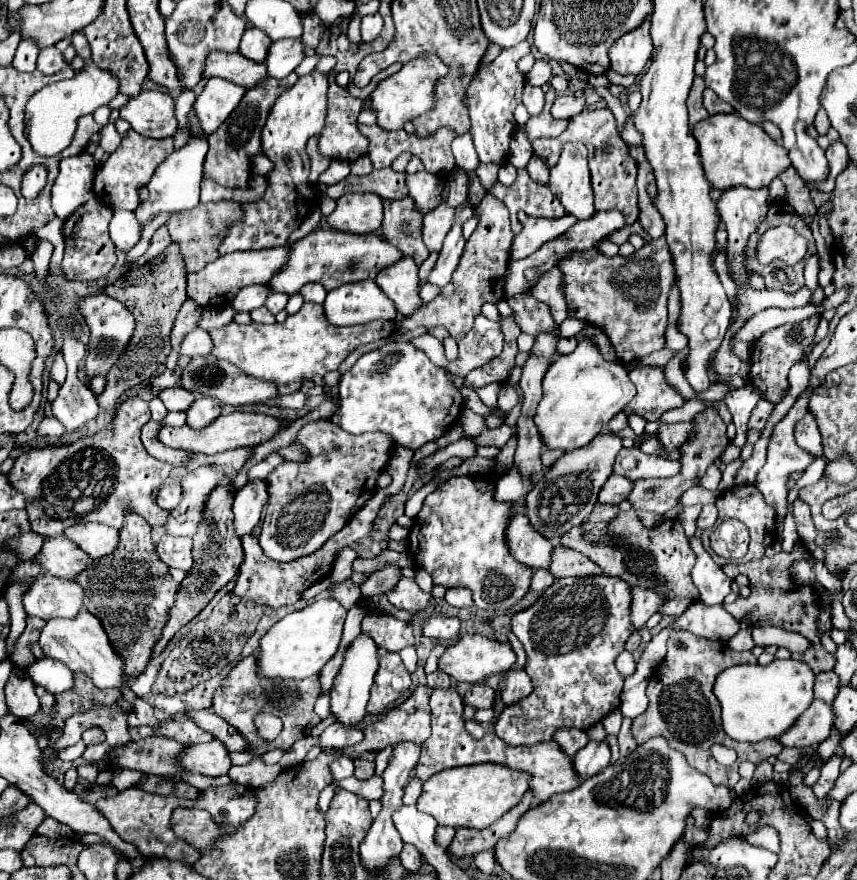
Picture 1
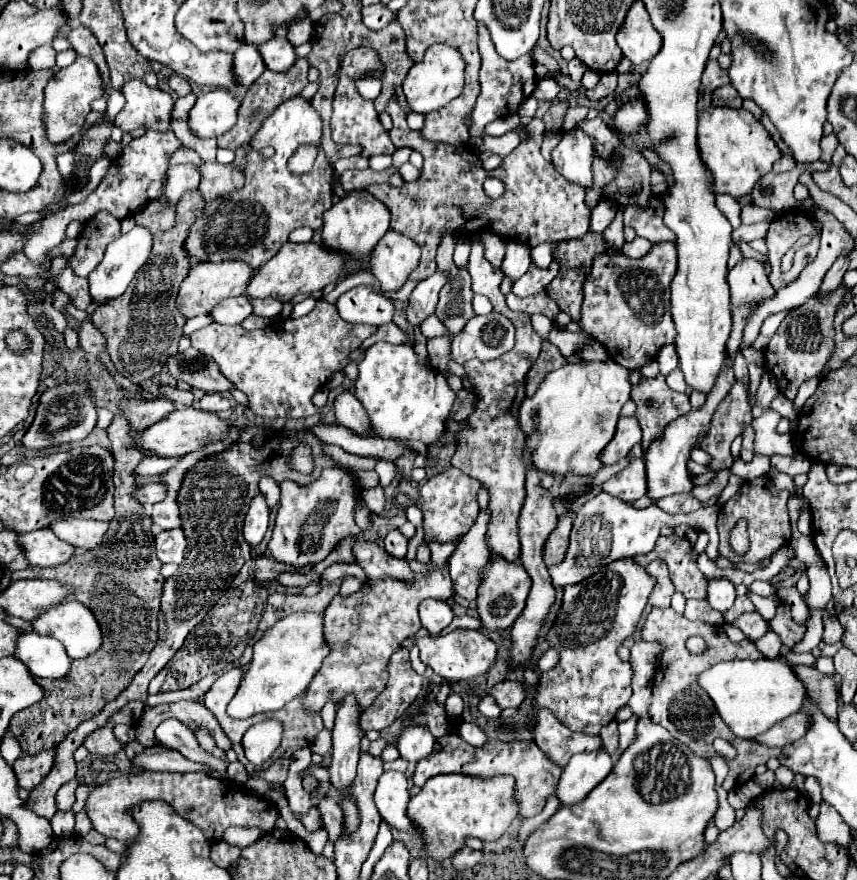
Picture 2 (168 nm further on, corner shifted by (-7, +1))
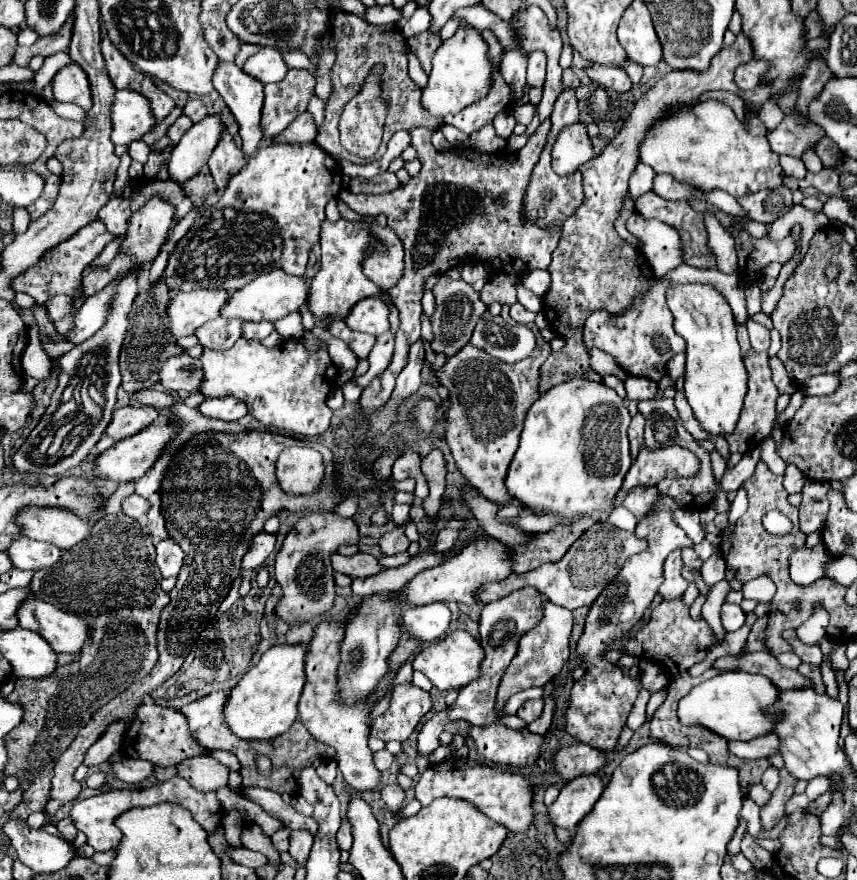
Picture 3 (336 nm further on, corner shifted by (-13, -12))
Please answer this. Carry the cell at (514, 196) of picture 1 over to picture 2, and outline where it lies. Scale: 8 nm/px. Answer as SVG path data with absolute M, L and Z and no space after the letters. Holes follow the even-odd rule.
M391 99L387 113L393 119L393 129L389 131L395 147L411 147L419 151L425 159L420 177L413 183L405 182L400 188L390 185L371 185L366 189L391 213L391 227L407 235L421 247L419 265L411 271L411 281L423 281L435 273L435 255L443 233L465 235L469 225L471 233L491 229L493 233L519 241L525 245L553 243L573 237L583 237L589 231L591 209L585 205L585 191L577 183L569 183L559 175L551 161L545 161L539 153L545 123L533 117L527 125L527 139L521 141L493 171L485 171L481 159L471 149L471 145L449 145L441 141L429 141L419 131L409 129L405 111ZM485 177L499 177L505 181L507 191L501 199L489 199L483 191Z

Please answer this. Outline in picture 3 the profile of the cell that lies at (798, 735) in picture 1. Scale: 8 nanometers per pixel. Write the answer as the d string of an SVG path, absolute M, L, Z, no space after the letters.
M759 736L749 742L729 742L729 752L733 752L739 758L755 760L755 758L769 758L779 752L779 736Z

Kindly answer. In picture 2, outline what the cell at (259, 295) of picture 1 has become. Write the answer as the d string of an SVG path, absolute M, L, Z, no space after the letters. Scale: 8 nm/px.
M245 295L233 297L233 299L223 299L213 307L209 313L215 323L221 325L239 325L247 315L251 315L251 299L245 299Z

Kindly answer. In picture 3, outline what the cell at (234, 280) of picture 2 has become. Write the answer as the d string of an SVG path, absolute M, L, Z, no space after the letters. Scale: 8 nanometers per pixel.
M193 290L193 292L177 292L171 298L167 314L171 318L171 332L175 338L183 338L193 334L205 322L217 318L221 314L223 304L231 298L227 290Z

